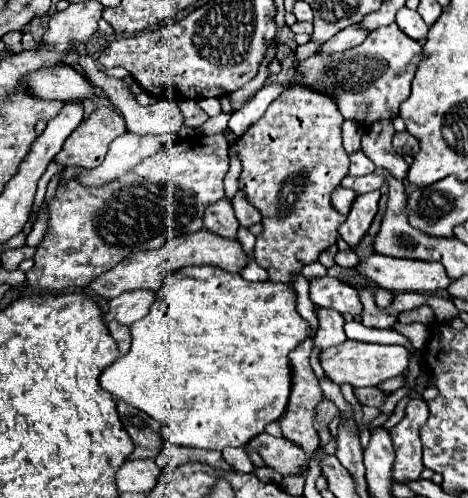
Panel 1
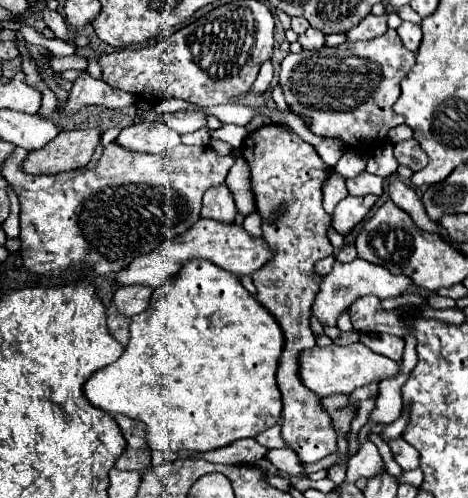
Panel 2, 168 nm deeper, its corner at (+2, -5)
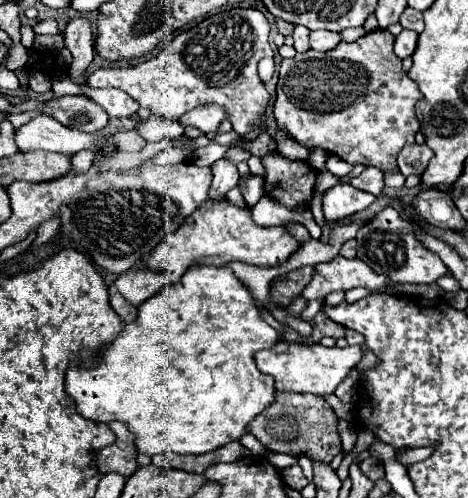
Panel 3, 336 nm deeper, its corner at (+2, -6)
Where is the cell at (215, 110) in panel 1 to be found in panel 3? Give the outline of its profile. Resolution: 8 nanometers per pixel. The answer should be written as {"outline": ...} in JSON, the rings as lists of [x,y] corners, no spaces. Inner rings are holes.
{"outline":[[[264,58],[258,62],[258,70],[260,70],[260,78],[262,82],[268,82],[274,74],[274,60],[272,58]]]}

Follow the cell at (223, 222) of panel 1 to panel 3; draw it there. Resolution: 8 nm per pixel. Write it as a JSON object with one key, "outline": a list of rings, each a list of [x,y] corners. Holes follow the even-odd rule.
{"outline":[[[224,158],[212,164],[212,174],[214,174],[214,178],[212,178],[208,198],[210,200],[224,200],[228,190],[232,190],[236,186],[236,182],[240,180],[240,174],[238,174],[236,166]]]}

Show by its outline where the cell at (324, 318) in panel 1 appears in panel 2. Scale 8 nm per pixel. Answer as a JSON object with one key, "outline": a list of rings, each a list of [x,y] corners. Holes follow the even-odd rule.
{"outline":[[[354,259],[350,263],[336,261],[332,271],[320,283],[320,289],[316,293],[316,301],[312,305],[312,315],[316,315],[318,321],[322,321],[326,325],[336,325],[338,315],[348,305],[352,305],[354,299],[364,297],[364,295],[376,295],[380,299],[396,297],[396,295],[402,295],[406,291],[406,287],[410,287],[410,285],[414,285],[414,283],[408,277],[392,275],[388,269],[384,269],[380,265],[374,265],[370,261],[364,261],[364,259]]]}

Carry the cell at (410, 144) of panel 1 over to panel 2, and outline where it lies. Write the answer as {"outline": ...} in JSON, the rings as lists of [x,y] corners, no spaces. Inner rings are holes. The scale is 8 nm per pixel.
{"outline":[[[416,139],[396,143],[394,145],[394,155],[396,155],[400,165],[410,167],[412,171],[424,169],[428,165],[428,155],[422,151],[422,147],[420,147],[420,143]]]}

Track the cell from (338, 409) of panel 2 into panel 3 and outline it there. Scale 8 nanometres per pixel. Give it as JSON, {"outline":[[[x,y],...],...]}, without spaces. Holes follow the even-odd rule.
{"outline":[[[276,392],[274,404],[254,418],[248,432],[254,434],[266,448],[274,452],[294,456],[304,452],[310,458],[320,458],[322,462],[330,462],[342,450],[338,434],[338,416],[334,414],[332,406],[316,394]]]}

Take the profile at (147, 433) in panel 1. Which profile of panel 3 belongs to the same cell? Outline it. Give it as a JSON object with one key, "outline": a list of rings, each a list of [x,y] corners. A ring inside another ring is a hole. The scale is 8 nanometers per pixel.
{"outline":[[[112,422],[110,430],[116,434],[116,442],[112,446],[108,446],[106,450],[98,452],[96,466],[98,466],[98,470],[102,474],[118,472],[118,474],[128,478],[138,468],[134,436],[130,434],[130,430],[128,430],[128,426],[124,422]]]}

